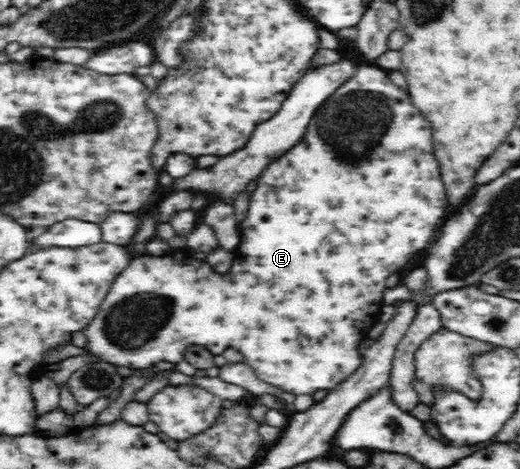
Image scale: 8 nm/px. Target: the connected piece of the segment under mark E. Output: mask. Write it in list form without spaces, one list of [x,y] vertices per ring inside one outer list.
[[[374,64],[370,66],[360,65],[354,76],[343,82],[322,104],[315,109],[314,116],[310,119],[306,130],[300,140],[278,156],[266,162],[260,176],[256,179],[256,188],[248,196],[248,212],[241,223],[241,241],[233,251],[234,264],[226,274],[214,272],[208,264],[202,264],[200,260],[182,258],[180,252],[172,256],[154,256],[144,254],[144,258],[134,258],[126,265],[126,268],[116,275],[114,282],[103,298],[98,313],[88,322],[88,326],[82,328],[88,343],[84,349],[86,362],[98,361],[116,368],[131,368],[136,371],[152,369],[161,362],[184,362],[184,354],[190,346],[204,346],[210,350],[210,354],[224,354],[228,348],[238,350],[252,370],[268,384],[288,392],[288,394],[306,394],[312,396],[320,390],[334,390],[338,384],[342,384],[348,376],[352,377],[358,369],[364,365],[365,350],[362,340],[366,338],[368,330],[374,326],[374,316],[380,312],[374,304],[382,304],[384,300],[384,288],[386,280],[392,274],[386,272],[400,272],[404,270],[414,256],[418,256],[422,250],[426,250],[428,242],[436,242],[440,230],[444,226],[444,220],[448,216],[446,196],[444,196],[444,184],[438,174],[438,162],[432,154],[432,130],[426,118],[418,108],[412,106],[374,106],[374,92],[388,92],[392,94],[392,84],[386,78],[386,70],[382,72],[380,67]]]

